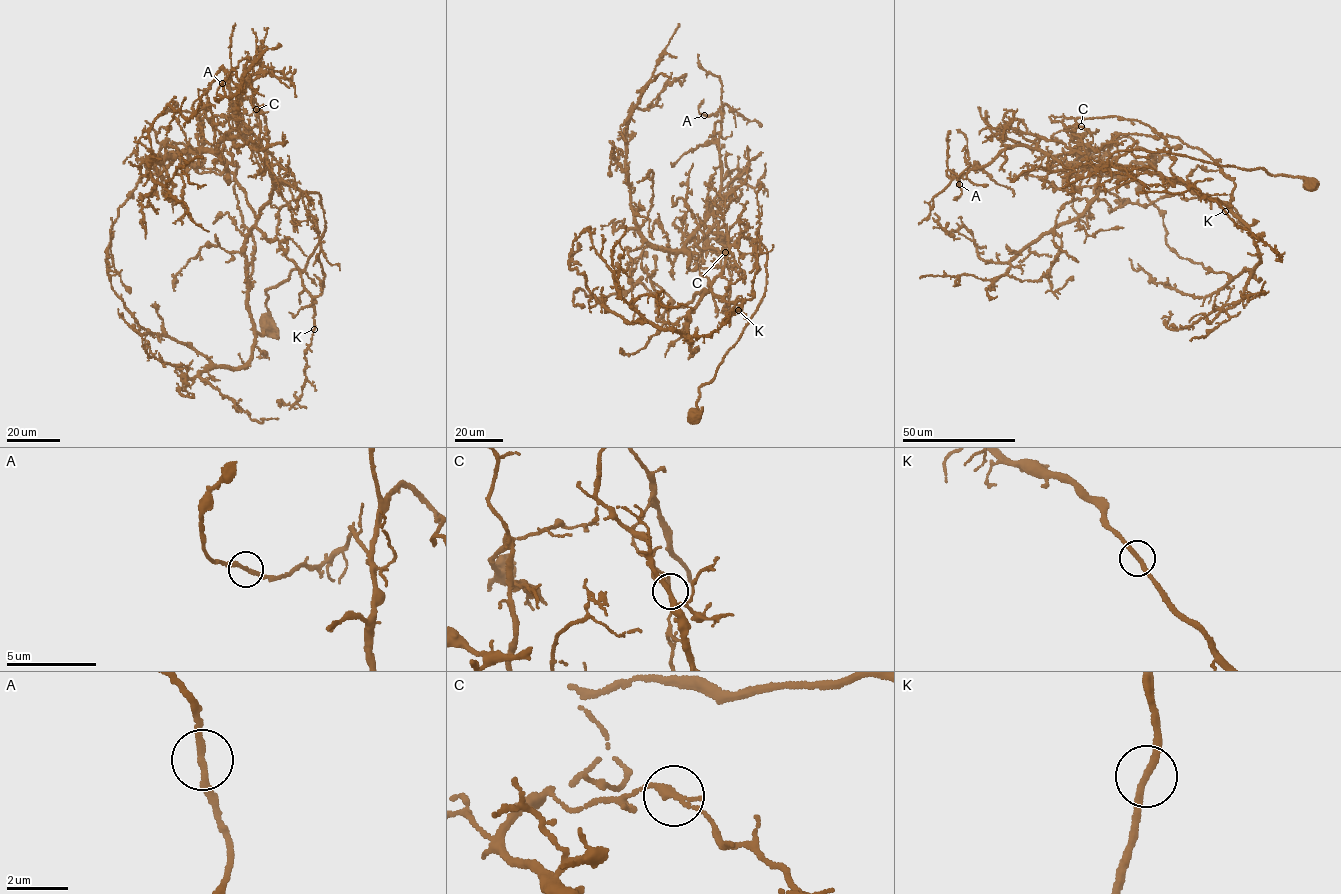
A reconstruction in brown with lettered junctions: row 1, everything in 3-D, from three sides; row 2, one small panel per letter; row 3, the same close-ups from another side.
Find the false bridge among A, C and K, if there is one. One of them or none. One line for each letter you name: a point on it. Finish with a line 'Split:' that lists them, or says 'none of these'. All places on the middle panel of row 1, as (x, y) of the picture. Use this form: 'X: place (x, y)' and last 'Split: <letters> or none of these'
C: place (725, 252)
Split: C

